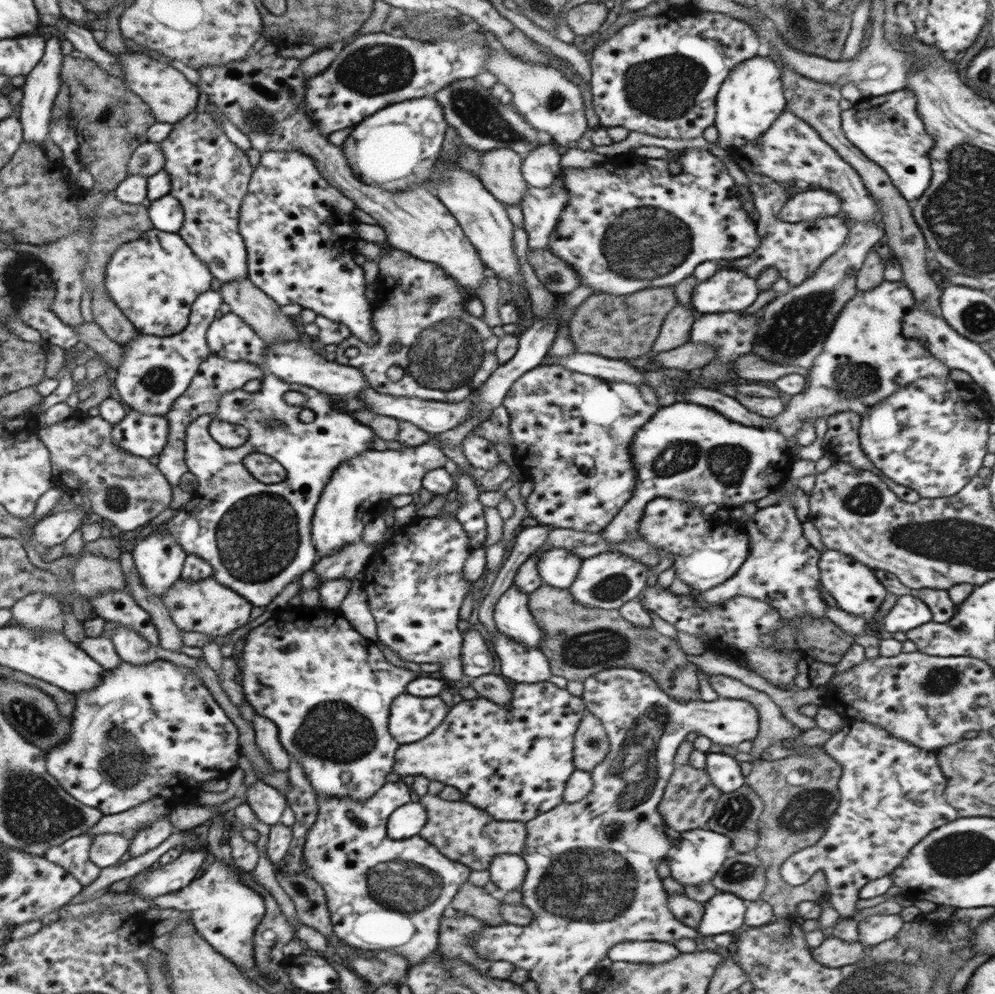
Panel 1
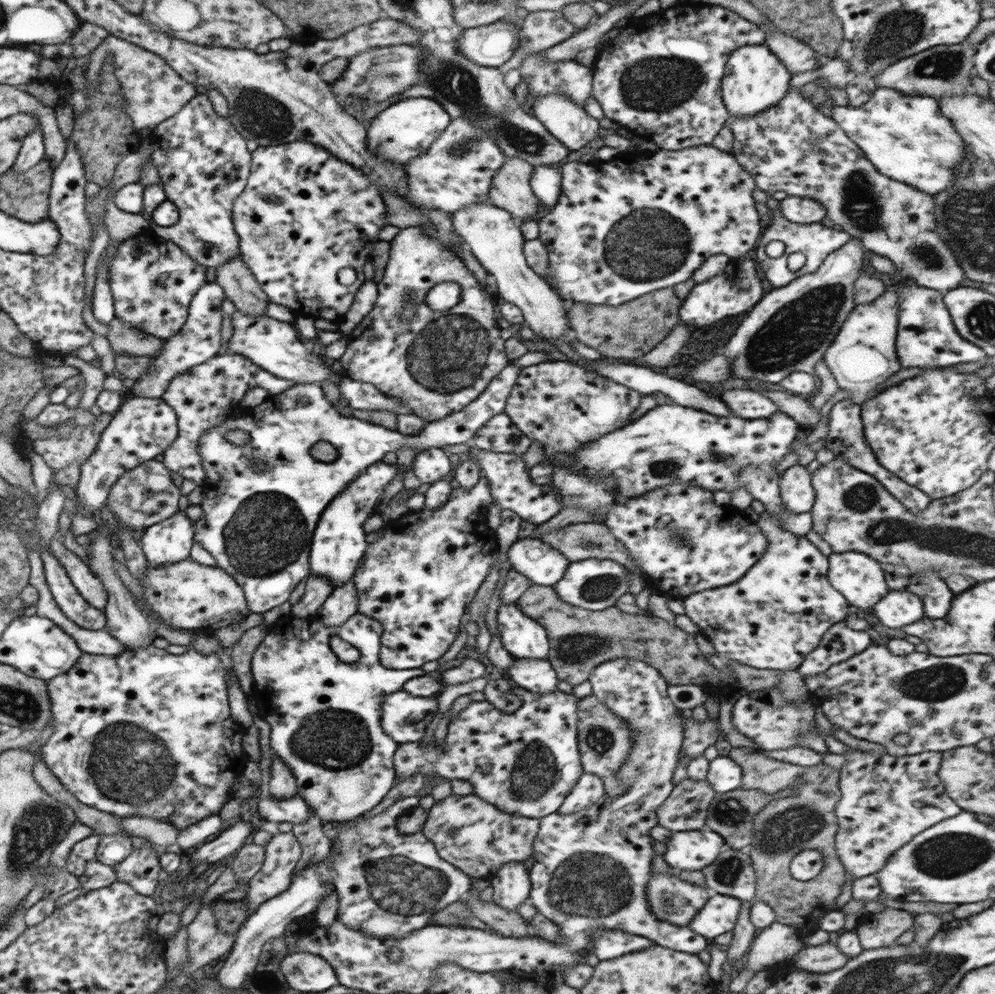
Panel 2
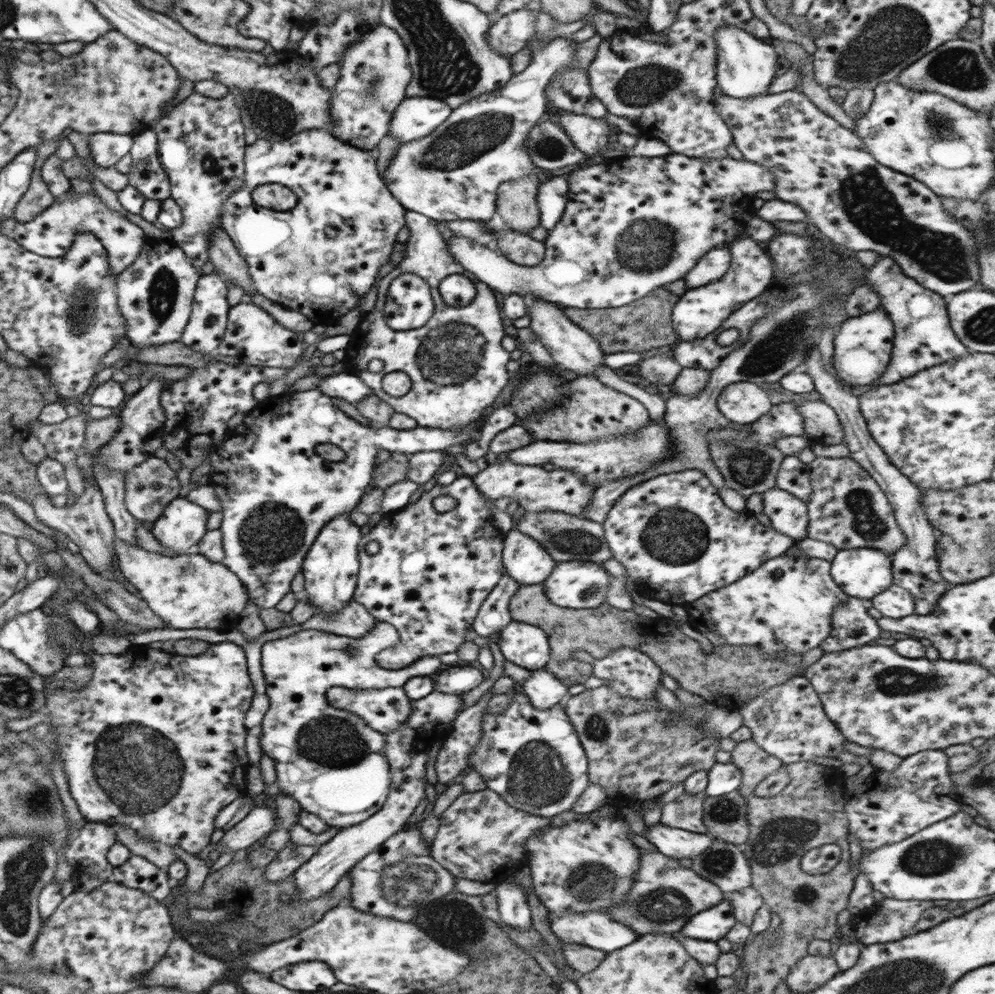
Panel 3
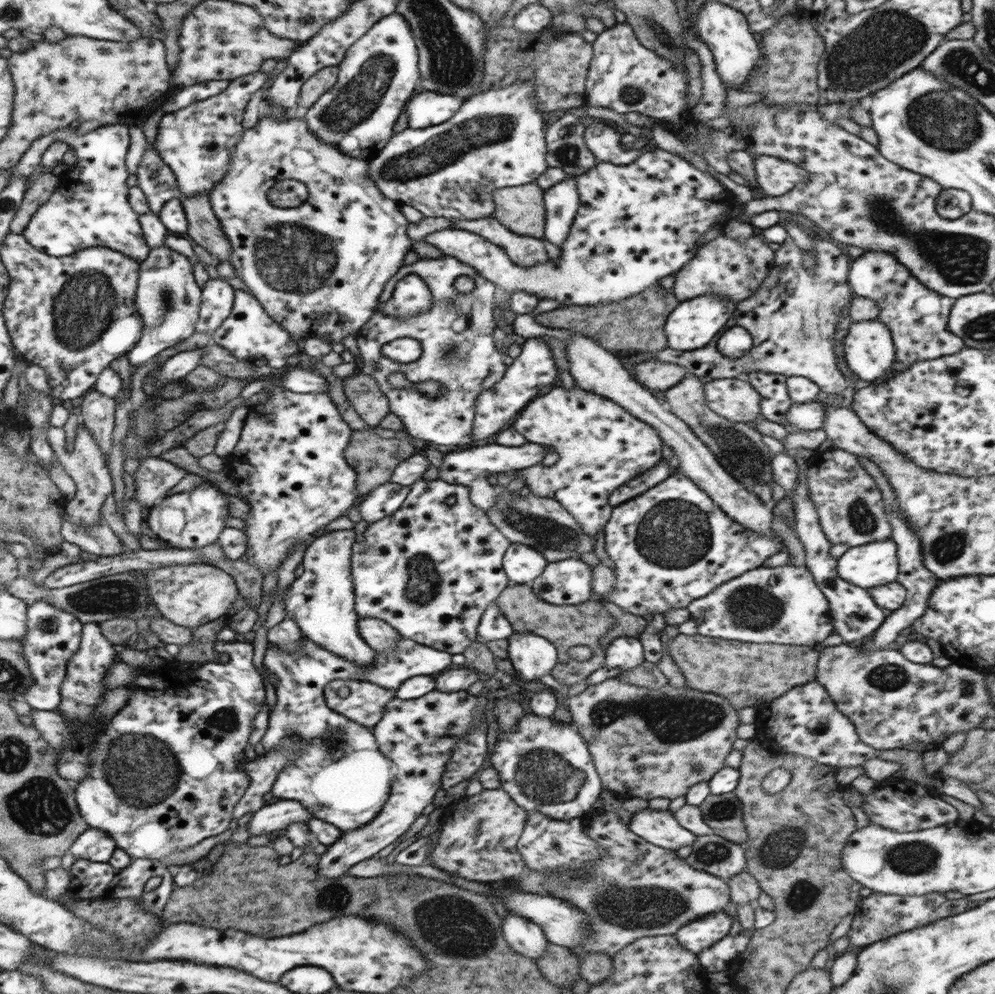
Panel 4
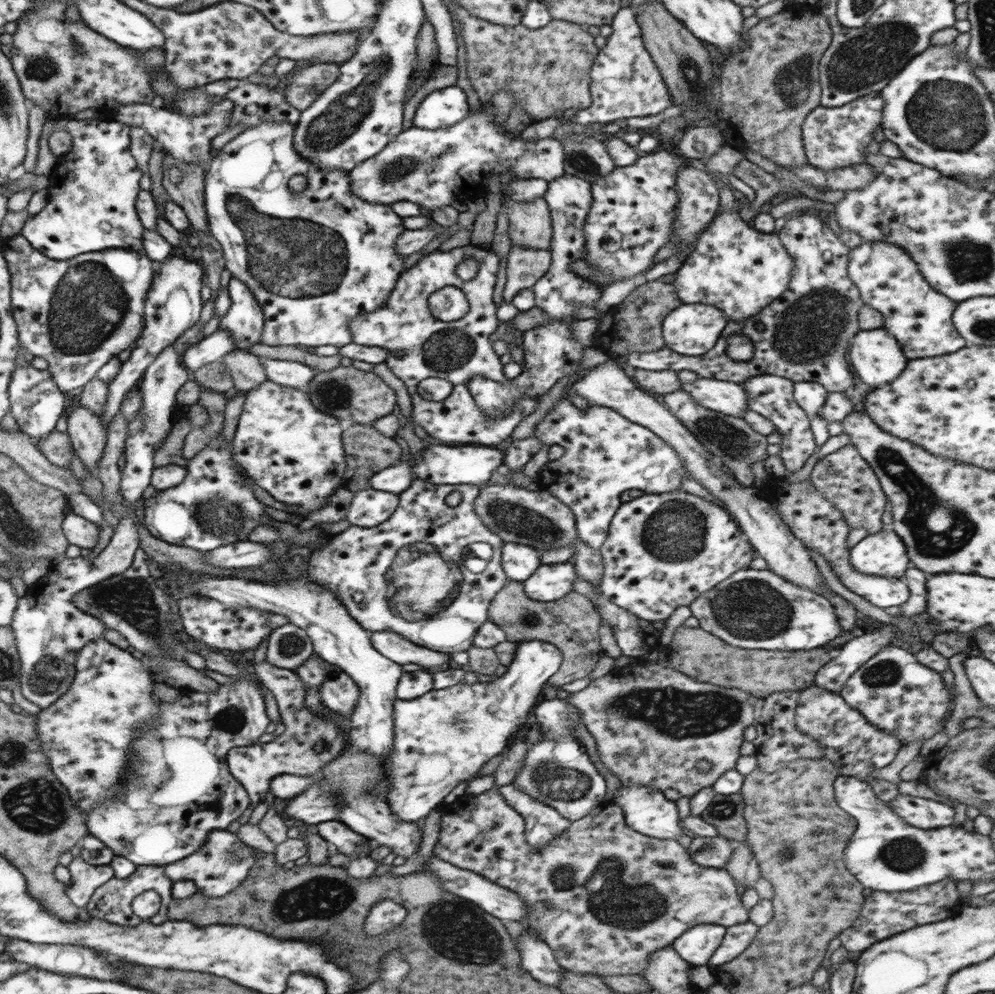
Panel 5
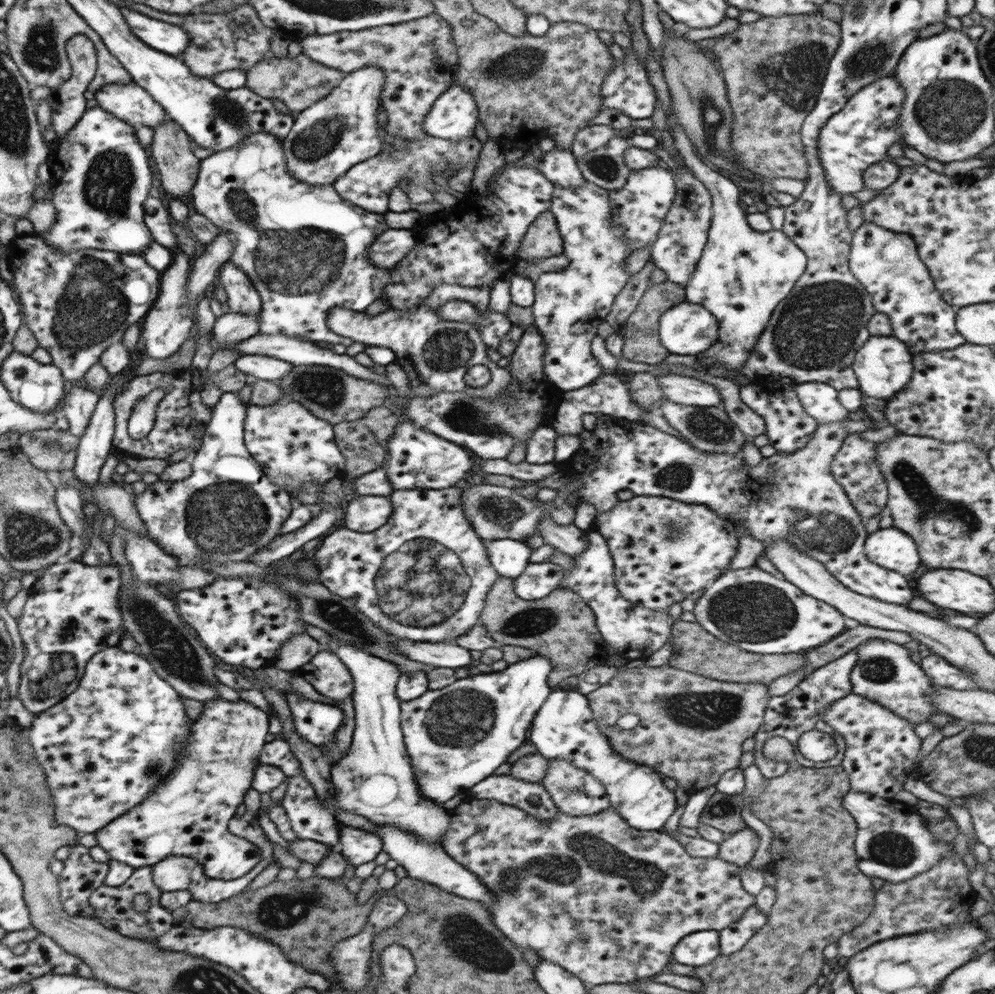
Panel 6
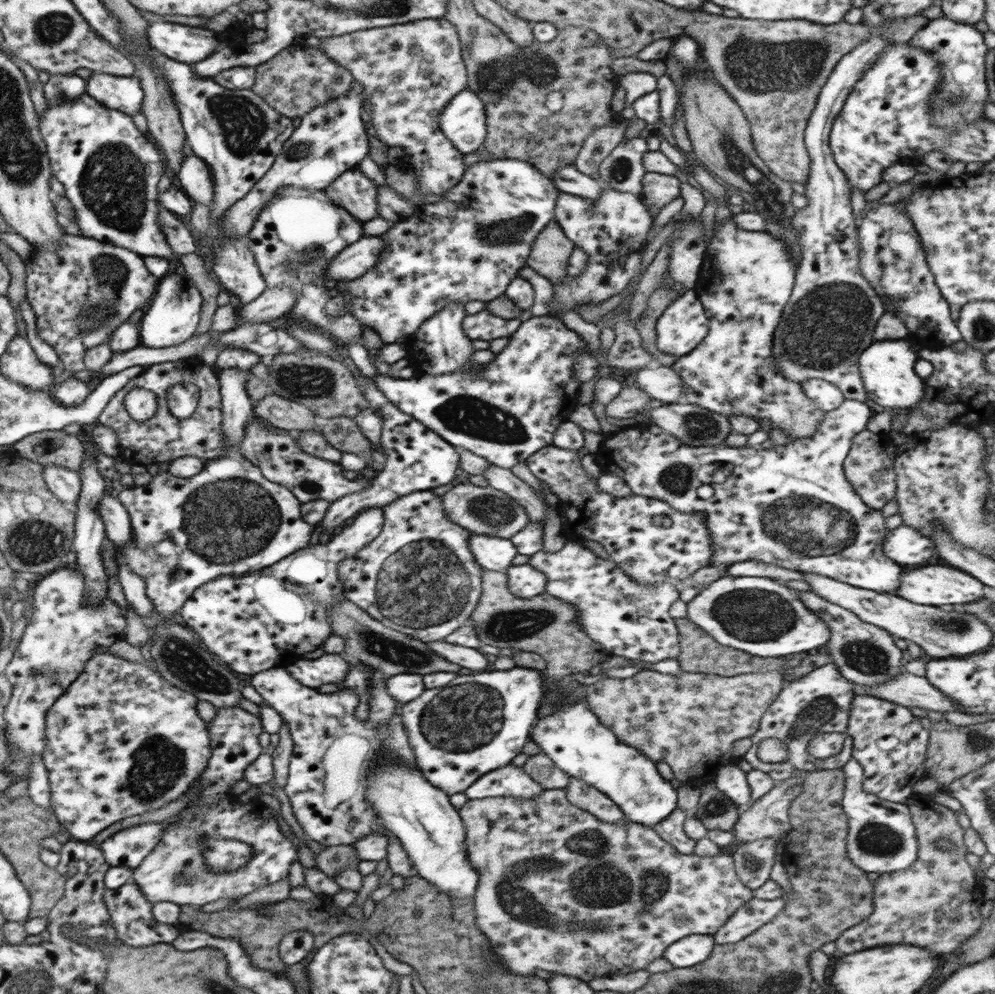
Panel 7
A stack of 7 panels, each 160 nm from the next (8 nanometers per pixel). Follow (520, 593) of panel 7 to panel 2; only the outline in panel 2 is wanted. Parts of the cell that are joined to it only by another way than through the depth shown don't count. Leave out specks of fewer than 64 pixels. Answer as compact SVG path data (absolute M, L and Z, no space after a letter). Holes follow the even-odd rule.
M589 558L570 562L564 576L553 587L564 602L590 611L600 611L615 606L628 592L630 579L623 564L610 559Z

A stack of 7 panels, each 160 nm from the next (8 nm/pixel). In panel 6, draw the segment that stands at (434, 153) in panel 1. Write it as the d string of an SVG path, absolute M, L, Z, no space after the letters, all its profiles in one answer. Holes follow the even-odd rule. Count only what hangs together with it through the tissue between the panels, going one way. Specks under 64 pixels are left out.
M460 84L452 85L436 98L424 117L424 132L454 142L474 137L479 121L477 108L470 91Z

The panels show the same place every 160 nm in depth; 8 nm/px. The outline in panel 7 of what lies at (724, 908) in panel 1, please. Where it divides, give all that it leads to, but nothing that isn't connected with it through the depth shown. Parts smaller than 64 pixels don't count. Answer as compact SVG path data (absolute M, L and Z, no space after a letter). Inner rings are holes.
M690 935L671 944L663 954L663 957L676 968L688 968L702 964L713 951L715 940L712 935Z

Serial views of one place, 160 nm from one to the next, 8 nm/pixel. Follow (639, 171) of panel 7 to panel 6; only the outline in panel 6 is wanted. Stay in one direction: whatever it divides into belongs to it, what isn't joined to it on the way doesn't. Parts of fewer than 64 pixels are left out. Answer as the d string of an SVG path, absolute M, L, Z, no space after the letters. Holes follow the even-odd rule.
M614 137L604 146L592 150L592 152L587 152L583 157L576 158L575 161L586 181L593 182L596 186L608 191L620 190L620 187L624 186L630 171L632 171L625 165L623 154L632 146L630 138Z

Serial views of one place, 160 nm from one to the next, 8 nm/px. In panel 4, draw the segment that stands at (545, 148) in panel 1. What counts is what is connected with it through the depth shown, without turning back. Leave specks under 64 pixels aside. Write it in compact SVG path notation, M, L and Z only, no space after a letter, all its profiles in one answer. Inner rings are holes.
M575 177L568 178L544 190L545 238L558 248L570 234L572 221L579 207Z

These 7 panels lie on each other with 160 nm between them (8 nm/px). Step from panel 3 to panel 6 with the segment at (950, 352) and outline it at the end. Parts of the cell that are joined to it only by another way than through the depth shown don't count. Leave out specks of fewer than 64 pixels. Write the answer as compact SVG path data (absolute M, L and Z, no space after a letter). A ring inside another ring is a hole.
M862 222L853 233L849 262L852 275L867 290L874 309L888 316L892 335L904 342L913 355L952 350L967 342L955 327L959 308L947 304L937 292L912 236L894 233L873 222Z

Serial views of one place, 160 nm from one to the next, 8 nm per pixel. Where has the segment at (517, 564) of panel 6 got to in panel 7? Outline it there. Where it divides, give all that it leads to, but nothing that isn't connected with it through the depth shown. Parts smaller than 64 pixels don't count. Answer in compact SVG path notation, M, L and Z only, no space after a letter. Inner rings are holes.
M471 534L469 544L474 558L485 570L507 572L513 566L514 556L518 554L511 539Z

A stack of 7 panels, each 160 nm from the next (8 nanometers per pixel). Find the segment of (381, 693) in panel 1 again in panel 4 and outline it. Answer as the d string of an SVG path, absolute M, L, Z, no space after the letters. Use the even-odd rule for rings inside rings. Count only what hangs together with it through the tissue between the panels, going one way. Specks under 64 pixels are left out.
M304 636L297 651L281 649L277 644L267 642L263 665L275 678L276 706L269 714L268 730L262 738L262 746L270 753L276 749L298 749L298 758L286 765L272 786L272 794L281 800L296 800L312 814L324 822L329 822L342 831L351 831L367 825L382 810L392 791L394 765L380 753L374 733L328 708L325 701L325 686L334 680L360 680L372 682L389 690L396 690L405 680L415 676L428 676L442 672L452 664L450 653L436 650L414 642L411 638L400 637L393 651L375 651L375 661L371 667L361 667L355 662L342 658ZM292 734L298 734L302 742L294 744Z

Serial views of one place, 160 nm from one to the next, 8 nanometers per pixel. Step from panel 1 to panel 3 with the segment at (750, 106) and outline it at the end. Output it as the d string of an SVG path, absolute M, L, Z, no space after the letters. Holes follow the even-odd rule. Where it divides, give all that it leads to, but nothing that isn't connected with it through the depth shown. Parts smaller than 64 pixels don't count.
M721 26L714 40L717 42L717 87L732 98L748 98L768 94L768 88L781 68L781 53L774 44L767 44L735 26Z

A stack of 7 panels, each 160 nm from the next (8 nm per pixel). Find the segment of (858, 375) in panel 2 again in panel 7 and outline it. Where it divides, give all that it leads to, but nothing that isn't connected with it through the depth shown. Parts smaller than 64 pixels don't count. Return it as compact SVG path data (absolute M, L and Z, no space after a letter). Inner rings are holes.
M908 339L874 341L859 358L859 370L864 383L867 398L874 400L886 408L906 410L924 396L926 382L915 372L915 362L918 360L915 350Z

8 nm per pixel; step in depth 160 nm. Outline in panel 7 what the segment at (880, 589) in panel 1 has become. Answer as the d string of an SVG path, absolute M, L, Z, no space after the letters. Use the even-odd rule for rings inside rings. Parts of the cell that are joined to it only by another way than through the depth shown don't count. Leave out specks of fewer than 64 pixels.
M903 524L886 533L882 548L884 556L903 568L912 568L916 564L924 564L934 554L932 542L933 539Z

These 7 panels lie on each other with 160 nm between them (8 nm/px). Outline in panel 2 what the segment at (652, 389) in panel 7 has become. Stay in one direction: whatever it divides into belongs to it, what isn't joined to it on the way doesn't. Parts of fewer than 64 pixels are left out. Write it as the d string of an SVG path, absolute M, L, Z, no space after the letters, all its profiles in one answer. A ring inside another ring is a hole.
M728 389L721 397L730 404L733 414L743 419L763 419L779 410L771 398L754 389Z

